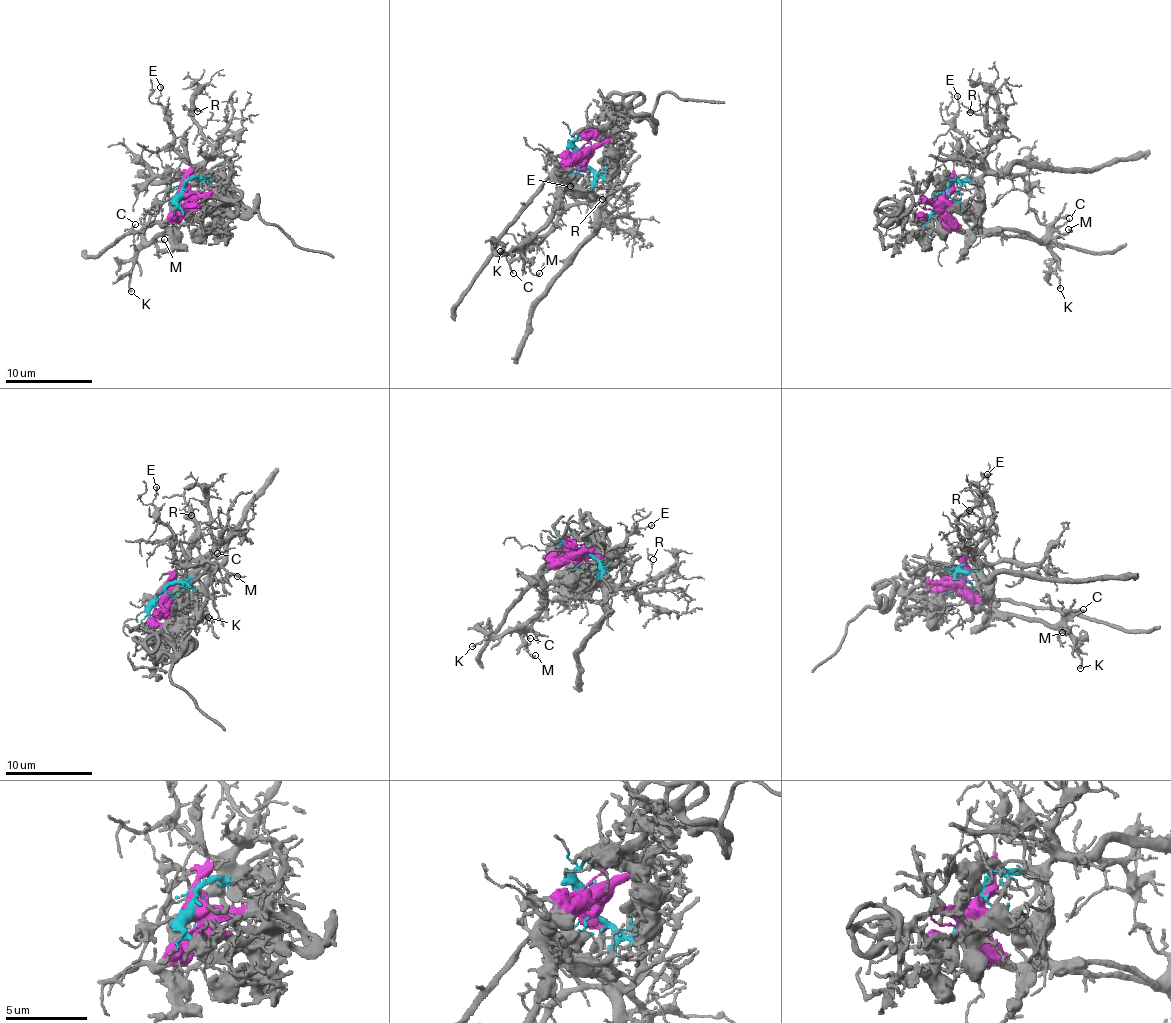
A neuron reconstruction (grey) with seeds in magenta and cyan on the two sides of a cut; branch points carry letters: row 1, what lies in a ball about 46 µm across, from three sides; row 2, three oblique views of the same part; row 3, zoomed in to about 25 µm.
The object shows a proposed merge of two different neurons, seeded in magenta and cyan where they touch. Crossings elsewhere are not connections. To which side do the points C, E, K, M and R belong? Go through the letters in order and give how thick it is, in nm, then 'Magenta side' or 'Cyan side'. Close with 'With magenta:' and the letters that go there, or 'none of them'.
C: Thickness 150 nm. Magenta side
E: Thickness 120 nm. Cyan side
K: Thickness 150 nm. Magenta side
M: Thickness 140 nm. Magenta side
R: Thickness 90 nm. Cyan side
With magenta: C, K, M

